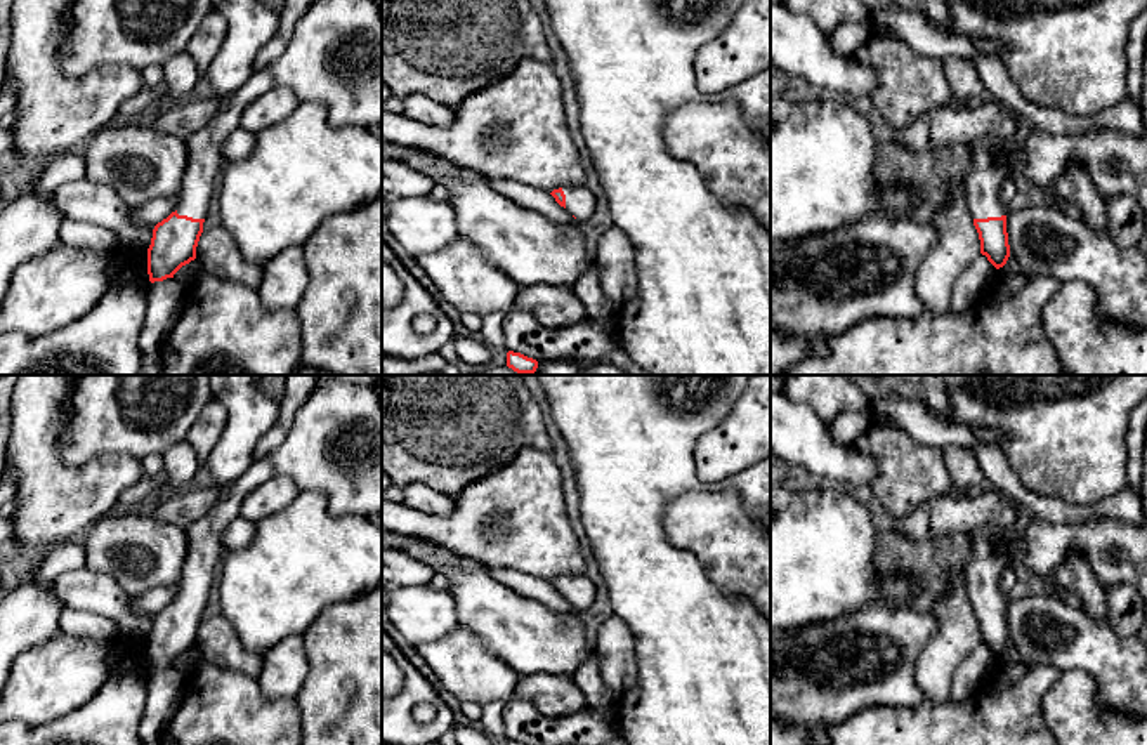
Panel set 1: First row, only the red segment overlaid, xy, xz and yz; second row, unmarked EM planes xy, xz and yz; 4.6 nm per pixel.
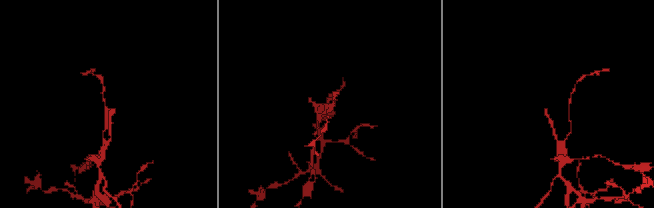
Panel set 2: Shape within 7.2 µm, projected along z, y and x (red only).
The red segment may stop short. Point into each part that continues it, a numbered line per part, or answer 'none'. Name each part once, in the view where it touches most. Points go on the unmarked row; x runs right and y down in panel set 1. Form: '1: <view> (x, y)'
1: yz (988, 563)

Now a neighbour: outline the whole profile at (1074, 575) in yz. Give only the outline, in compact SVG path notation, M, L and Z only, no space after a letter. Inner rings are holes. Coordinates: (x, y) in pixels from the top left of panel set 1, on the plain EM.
M1072 551L1069 554L1065 563L1057 570L1053 585L1060 590L1076 594L1083 603L1083 610L1095 622L1107 622L1107 590L1100 585L1090 563L1081 552Z

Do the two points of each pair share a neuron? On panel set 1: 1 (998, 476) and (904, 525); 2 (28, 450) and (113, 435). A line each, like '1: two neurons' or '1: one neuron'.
1: two neurons
2: two neurons

